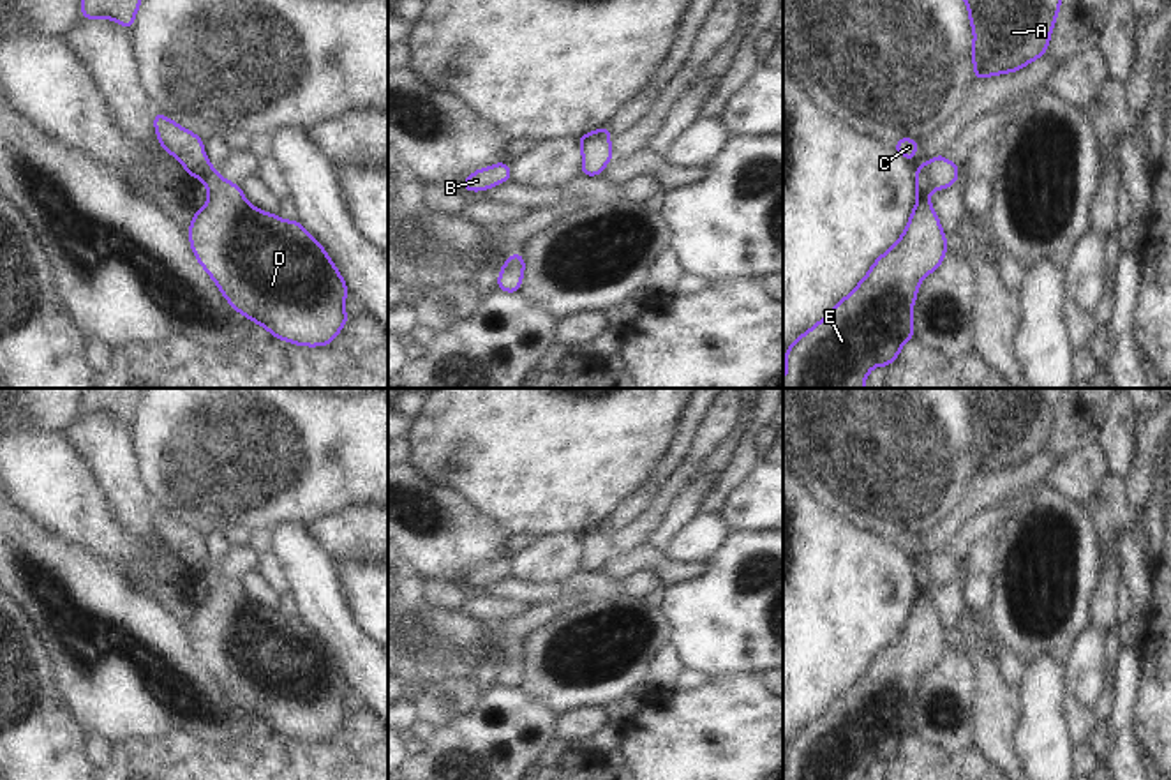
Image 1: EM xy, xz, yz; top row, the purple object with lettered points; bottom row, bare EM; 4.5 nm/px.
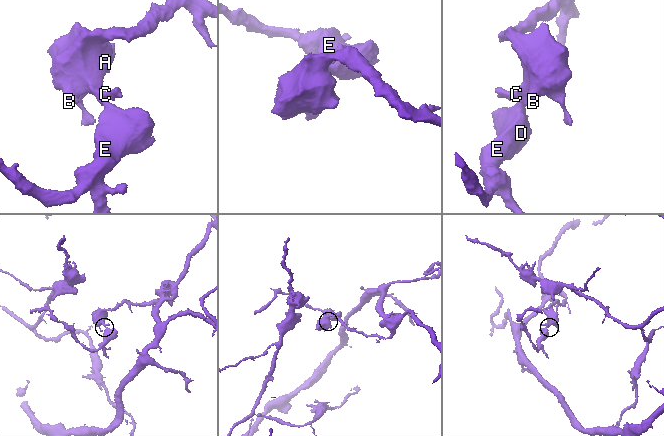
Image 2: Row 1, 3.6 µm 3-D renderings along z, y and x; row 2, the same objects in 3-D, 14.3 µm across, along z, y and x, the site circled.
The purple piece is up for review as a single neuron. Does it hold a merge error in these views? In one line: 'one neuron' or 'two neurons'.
two neurons

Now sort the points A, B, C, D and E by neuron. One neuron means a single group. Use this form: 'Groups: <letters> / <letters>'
Groups: A B C / D E.

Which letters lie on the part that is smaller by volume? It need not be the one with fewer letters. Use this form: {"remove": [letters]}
{"remove": ["D", "E"]}

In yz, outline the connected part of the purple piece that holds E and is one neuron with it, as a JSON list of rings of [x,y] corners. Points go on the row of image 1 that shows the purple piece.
[[[924,166],[915,168],[915,189],[917,203],[899,240],[876,258],[864,279],[822,321],[787,348],[783,388],[864,388],[869,371],[891,365],[903,344],[915,337],[912,309],[919,284],[949,251],[947,235],[929,203],[935,187]]]

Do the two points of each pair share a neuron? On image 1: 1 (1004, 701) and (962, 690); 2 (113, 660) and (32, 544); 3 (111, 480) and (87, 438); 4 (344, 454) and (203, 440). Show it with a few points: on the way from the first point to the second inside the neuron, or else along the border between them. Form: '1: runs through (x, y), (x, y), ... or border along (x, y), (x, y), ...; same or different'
1: border along (963, 653), (972, 664), (976, 680), (974, 736); different
2: runs through (103, 632), (99, 618), (55, 574); same
3: runs through (111, 470), (111, 463), (97, 449); same
4: runs through (309, 454), (261, 454), (238, 445); same

